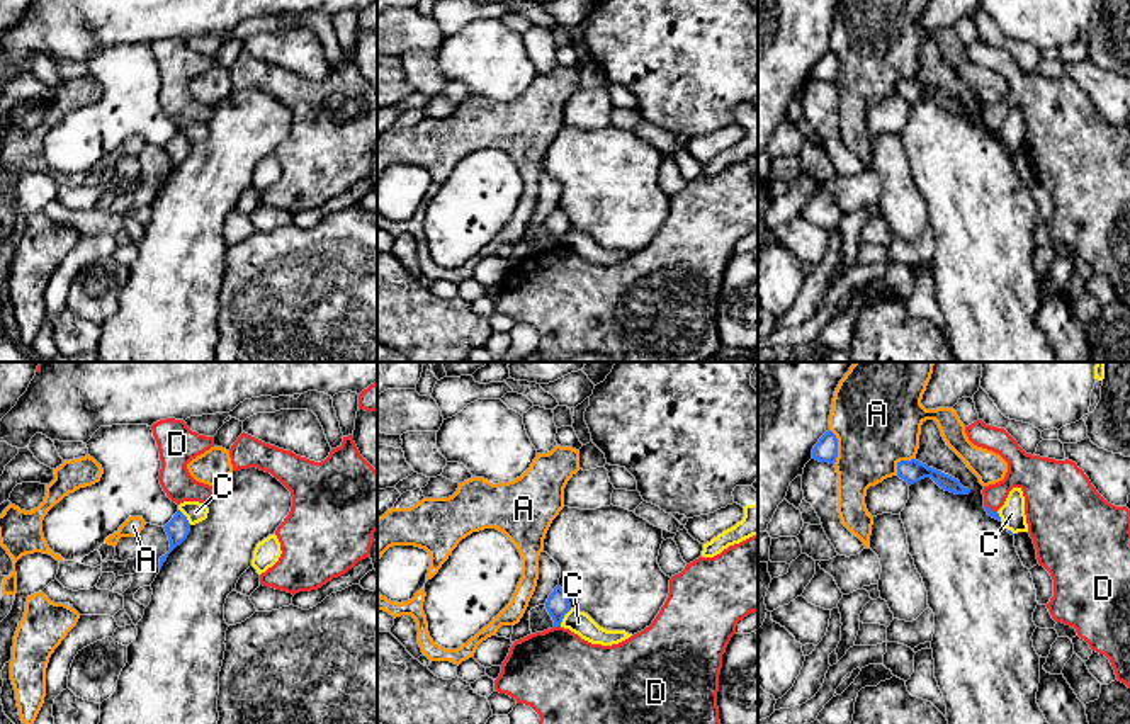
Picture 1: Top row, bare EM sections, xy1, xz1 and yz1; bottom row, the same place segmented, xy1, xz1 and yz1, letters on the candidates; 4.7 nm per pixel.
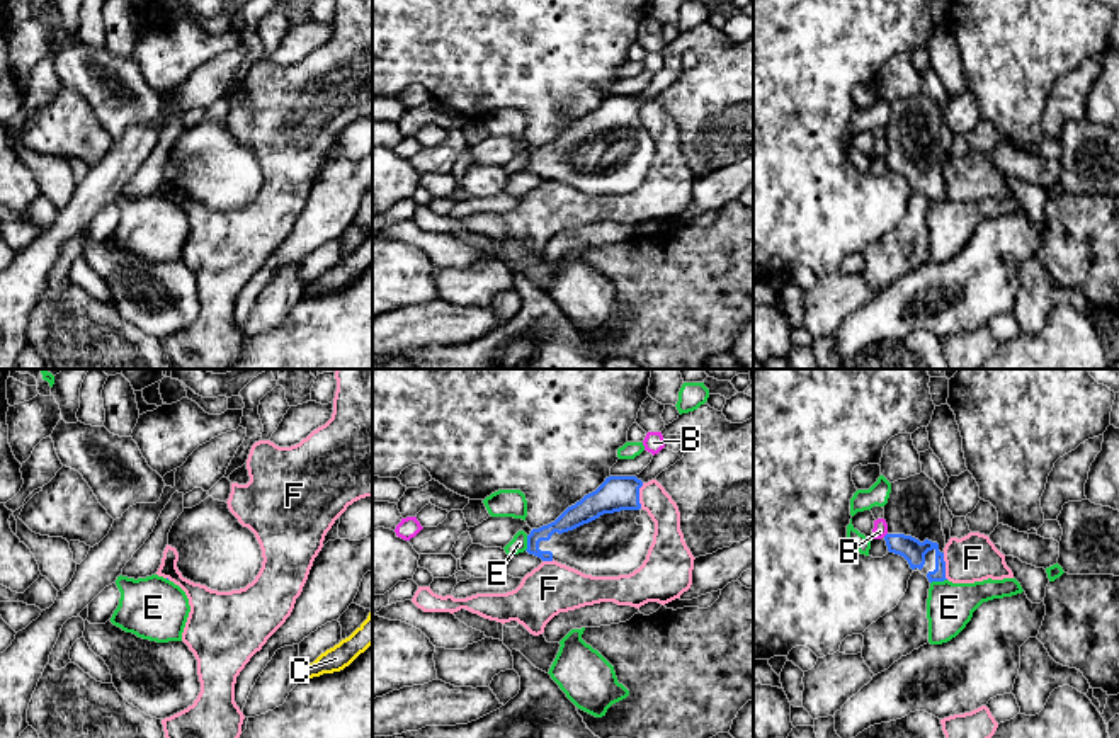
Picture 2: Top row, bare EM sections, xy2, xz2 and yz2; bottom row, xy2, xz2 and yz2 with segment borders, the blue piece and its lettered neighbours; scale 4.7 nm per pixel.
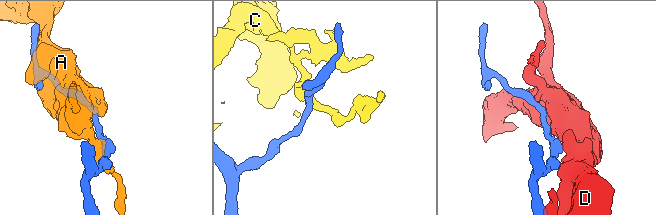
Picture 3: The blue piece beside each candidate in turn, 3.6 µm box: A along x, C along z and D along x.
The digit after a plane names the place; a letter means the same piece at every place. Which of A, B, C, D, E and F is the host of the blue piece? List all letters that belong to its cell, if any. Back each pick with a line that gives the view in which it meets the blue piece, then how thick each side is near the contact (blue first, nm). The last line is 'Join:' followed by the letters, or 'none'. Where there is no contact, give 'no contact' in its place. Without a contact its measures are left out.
Join: none

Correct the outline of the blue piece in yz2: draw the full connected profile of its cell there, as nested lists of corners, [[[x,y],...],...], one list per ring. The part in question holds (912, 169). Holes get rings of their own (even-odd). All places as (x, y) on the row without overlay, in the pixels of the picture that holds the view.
[[[925,92],[891,102],[884,128],[889,172],[903,175],[929,201],[944,201],[946,155],[940,141],[942,109]]]

